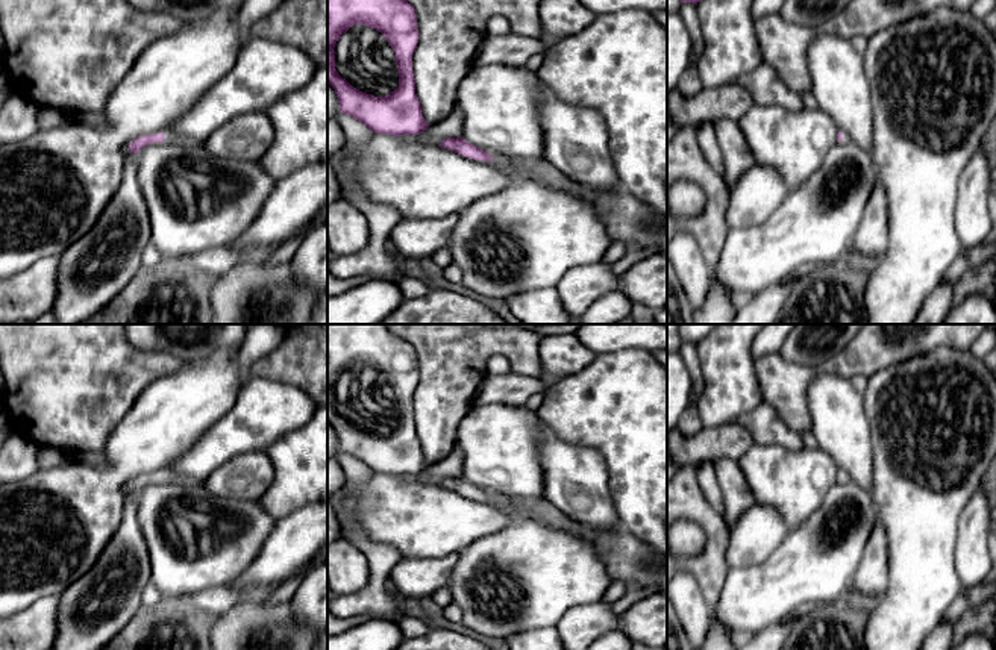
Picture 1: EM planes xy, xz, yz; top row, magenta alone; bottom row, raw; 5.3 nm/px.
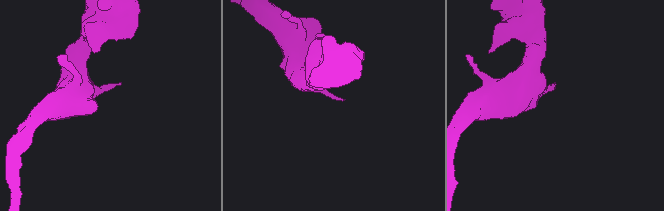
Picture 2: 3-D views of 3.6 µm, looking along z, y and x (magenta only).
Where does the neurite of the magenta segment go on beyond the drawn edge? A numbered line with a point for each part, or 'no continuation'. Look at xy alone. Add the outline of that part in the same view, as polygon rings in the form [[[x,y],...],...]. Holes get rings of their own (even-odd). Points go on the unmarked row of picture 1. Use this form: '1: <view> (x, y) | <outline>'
1: xy (170, 476) | [[[165,468],[164,470],[164,483],[173,483],[173,482],[182,483],[182,480],[177,477],[177,474],[173,470]]]

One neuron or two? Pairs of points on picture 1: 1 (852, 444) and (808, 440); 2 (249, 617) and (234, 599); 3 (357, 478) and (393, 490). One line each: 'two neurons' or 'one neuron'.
1: one neuron
2: two neurons
3: two neurons

